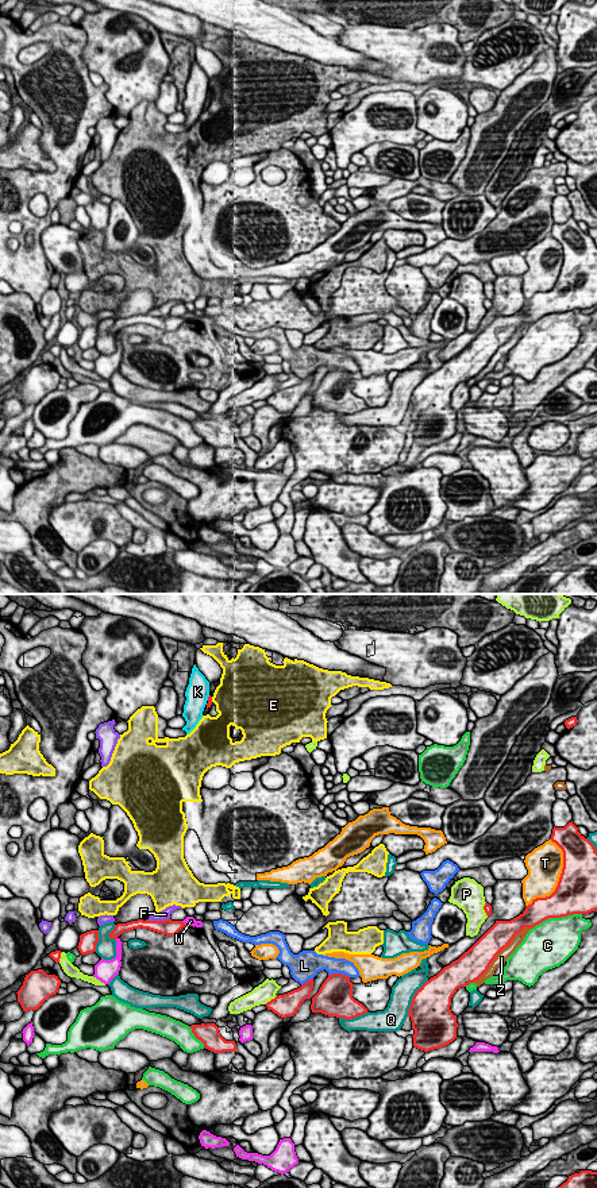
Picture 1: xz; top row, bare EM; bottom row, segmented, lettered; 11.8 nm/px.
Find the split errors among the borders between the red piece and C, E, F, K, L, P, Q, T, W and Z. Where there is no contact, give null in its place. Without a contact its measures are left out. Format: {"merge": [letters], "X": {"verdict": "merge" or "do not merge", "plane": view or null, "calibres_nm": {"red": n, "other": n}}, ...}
{"merge": [], "C": {"verdict": "do not merge", "plane": "xz", "calibres_nm": {"red": 360, "other": 480}}, "E": {"verdict": "do not merge", "plane": "xz", "calibres_nm": {"red": 60, "other": 420}}, "F": {"verdict": "do not merge", "plane": "xz", "calibres_nm": {"red": 190, "other": 130}}, "K": {"verdict": "do not merge", "plane": "xz", "calibres_nm": {"red": 60, "other": 280}}, "L": {"verdict": "do not merge", "plane": "xz", "calibres_nm": {"red": 400, "other": 190}}, "P": {"verdict": "do not merge", "plane": "xz", "calibres_nm": {"red": 280, "other": 240}}, "Q": {"verdict": "do not merge", "plane": "xz", "calibres_nm": {"red": 480, "other": 280}}, "T": {"verdict": "do not merge", "plane": "xz", "calibres_nm": {"red": 480, "other": 420}}, "W": {"verdict": "do not merge", "plane": "xz", "calibres_nm": {"red": 190, "other": 100}}, "Z": {"verdict": "do not merge", "plane": "xz", "calibres_nm": {"red": 320, "other": 130}}}

